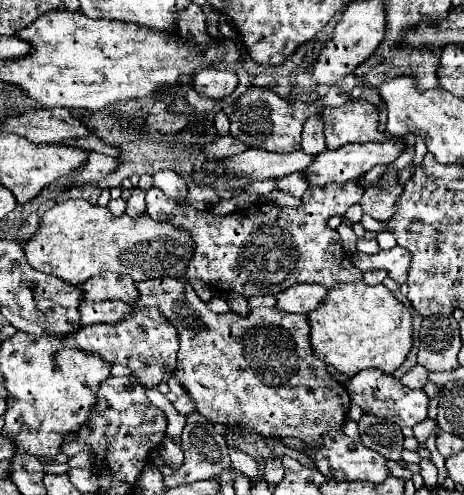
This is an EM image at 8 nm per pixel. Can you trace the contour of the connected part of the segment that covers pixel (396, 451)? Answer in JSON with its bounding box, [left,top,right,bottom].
[359,414,403,460]

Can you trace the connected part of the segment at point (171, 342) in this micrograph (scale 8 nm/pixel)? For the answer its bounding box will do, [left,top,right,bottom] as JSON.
[63,308,179,388]

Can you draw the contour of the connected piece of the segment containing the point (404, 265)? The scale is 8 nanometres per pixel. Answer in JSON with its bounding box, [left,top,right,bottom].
[353,246,411,284]

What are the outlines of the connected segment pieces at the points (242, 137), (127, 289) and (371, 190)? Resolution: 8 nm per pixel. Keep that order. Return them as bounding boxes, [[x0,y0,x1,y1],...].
[[227,86,325,152],[81,272,139,308],[360,168,403,222]]

